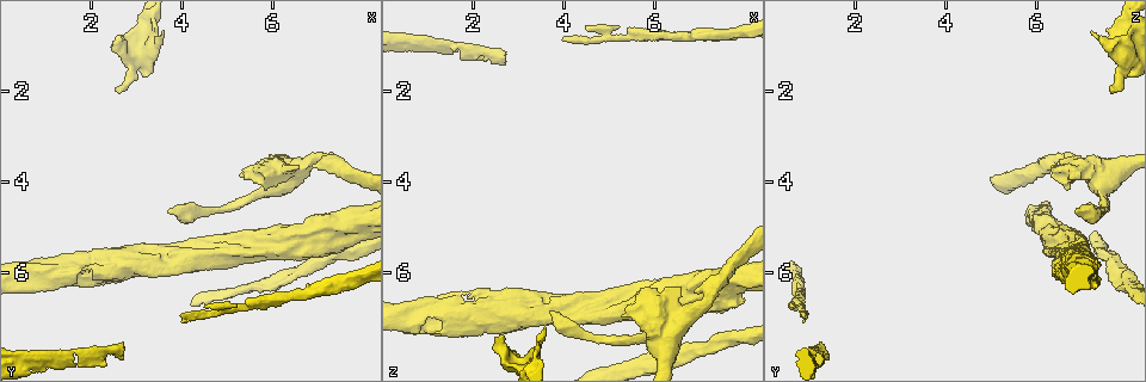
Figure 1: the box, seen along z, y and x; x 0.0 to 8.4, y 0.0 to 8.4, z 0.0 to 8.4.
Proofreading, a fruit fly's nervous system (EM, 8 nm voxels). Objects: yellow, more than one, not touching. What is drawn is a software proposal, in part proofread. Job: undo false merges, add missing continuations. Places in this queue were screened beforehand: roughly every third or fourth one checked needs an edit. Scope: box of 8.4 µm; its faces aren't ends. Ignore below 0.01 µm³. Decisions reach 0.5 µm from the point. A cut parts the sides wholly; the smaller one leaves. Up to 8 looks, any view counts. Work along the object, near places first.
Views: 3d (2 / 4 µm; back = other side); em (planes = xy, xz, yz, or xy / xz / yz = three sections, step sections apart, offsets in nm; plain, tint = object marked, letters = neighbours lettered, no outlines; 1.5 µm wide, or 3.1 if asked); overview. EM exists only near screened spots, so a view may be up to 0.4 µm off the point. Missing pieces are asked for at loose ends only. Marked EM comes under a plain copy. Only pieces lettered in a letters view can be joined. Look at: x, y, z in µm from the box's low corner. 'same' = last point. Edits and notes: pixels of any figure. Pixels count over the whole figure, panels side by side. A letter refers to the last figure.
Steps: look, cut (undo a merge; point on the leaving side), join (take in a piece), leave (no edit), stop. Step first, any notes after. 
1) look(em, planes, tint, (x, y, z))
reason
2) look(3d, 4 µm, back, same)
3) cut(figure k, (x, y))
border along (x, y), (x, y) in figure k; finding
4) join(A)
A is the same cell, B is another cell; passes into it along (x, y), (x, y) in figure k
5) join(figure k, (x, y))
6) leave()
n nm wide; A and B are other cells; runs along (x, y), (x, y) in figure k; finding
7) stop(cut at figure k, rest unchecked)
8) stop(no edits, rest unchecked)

look(3d, 4 µm, back, (3.60, 0.70, 7.20))
tapers out

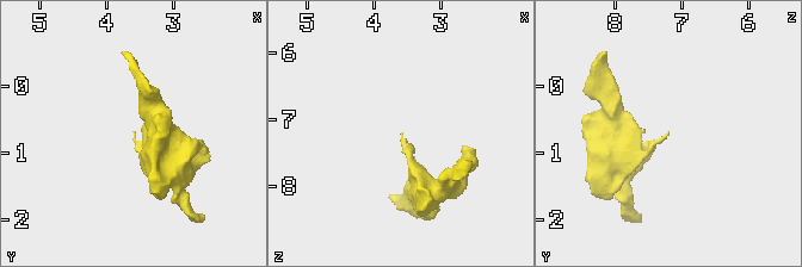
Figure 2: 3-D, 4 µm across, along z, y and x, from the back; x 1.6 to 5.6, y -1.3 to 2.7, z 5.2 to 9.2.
look(em, xy, step 4, tint, (3.60, 0.70, 7.20))
now the EM

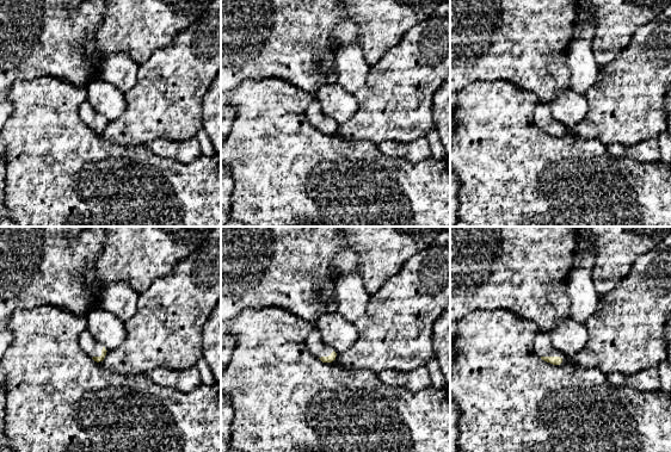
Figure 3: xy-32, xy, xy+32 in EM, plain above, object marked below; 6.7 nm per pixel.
look(em, xy, step 4, letters, same)

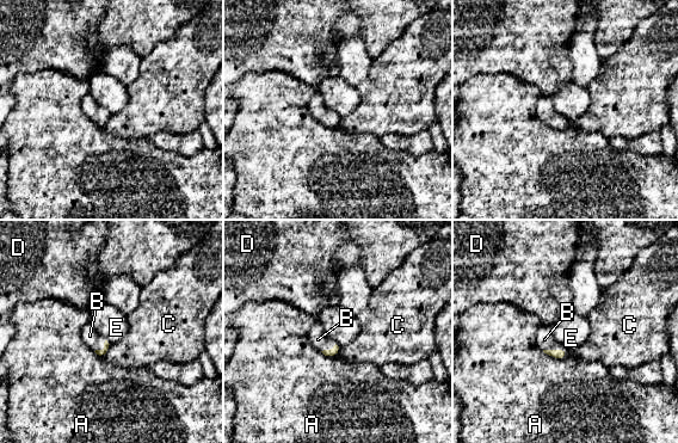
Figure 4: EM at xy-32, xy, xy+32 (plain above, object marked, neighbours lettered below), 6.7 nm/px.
join(B)
B is the same cell, A, C, D and E are other cells; the neuron continues

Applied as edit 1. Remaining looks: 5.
look(overview)
redraw

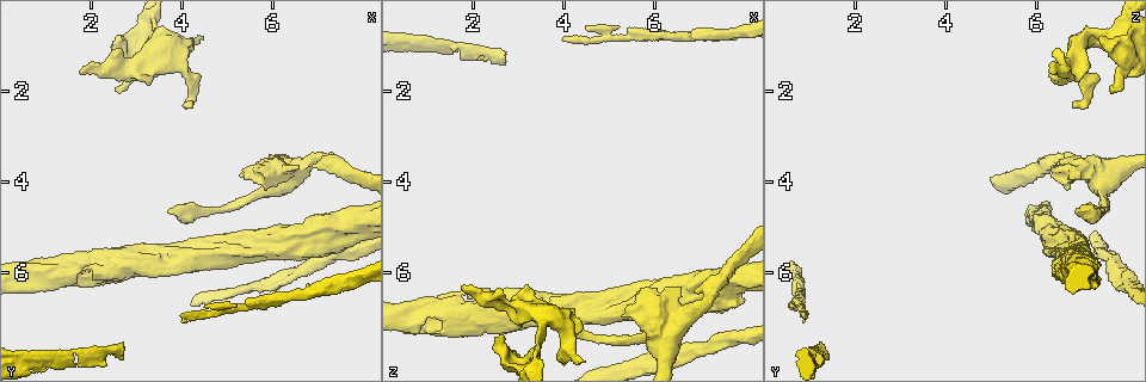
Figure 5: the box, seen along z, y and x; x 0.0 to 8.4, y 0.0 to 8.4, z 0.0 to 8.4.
look(3d, 4 µm, back, (2.45, 2.00, 7.65))
branch stops here

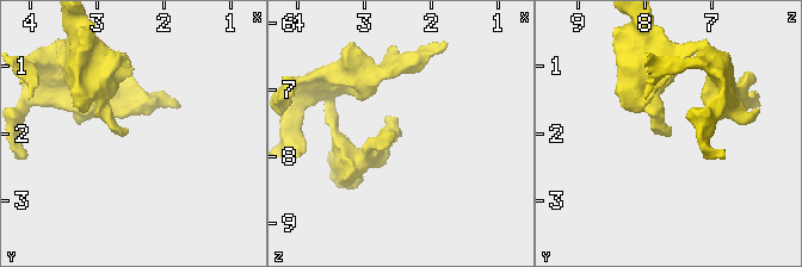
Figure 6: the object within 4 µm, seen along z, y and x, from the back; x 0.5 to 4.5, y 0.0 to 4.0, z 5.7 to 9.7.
look(em, yz, step 4, letters, (2.55, 1.95, 7.65))

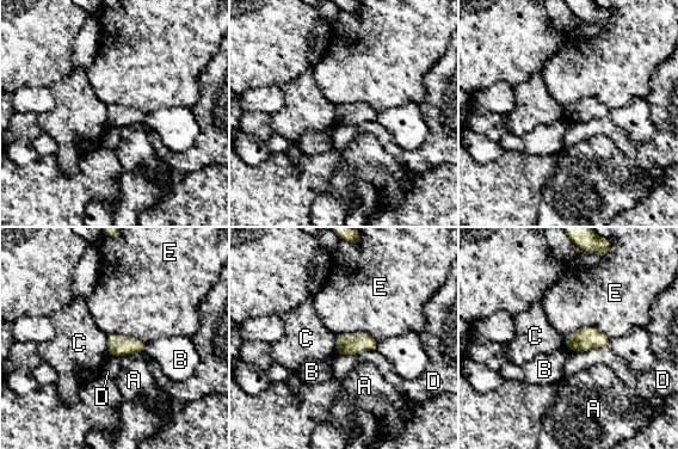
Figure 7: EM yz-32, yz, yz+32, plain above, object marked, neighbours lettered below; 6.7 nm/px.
leave()
A, B, C, D and E are other cells; border along (565, 336), (596, 326), (610, 339) in figure 7; none of them fits

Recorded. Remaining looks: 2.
look(em, planes, tint, (5.30, 3.85, 6.95))
branch stops here

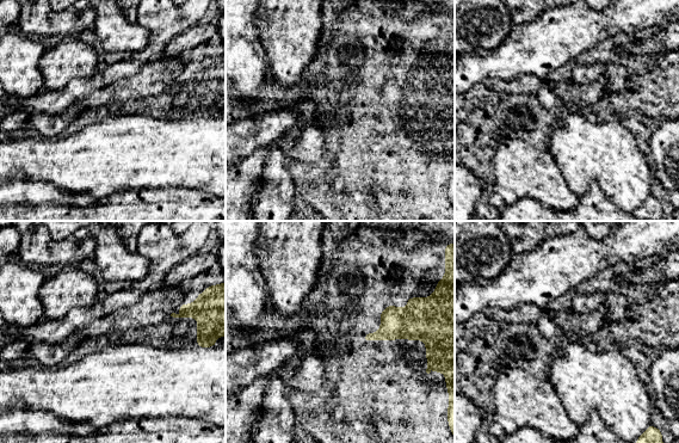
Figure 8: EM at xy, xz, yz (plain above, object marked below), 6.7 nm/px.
look(em, planes, letters, same)

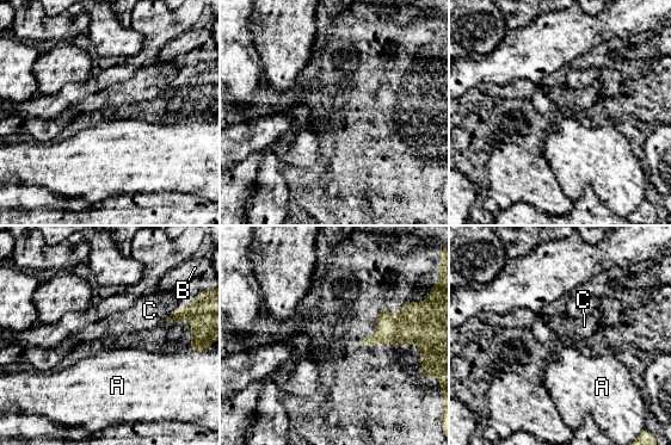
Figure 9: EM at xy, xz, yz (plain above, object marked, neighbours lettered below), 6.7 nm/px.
leave()
A, B and C are other cells; border along (191, 351), (208, 352) in figure 9; none of them fits

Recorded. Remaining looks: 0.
stop(join at figure 4, rest unchecked)

